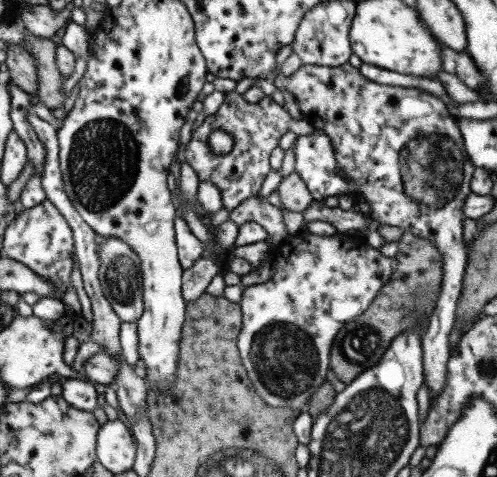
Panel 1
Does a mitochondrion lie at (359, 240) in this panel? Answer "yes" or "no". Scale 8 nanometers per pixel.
no

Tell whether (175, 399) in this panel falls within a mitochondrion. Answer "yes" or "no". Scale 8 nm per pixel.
no

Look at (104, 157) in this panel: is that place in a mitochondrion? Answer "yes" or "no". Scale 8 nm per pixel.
yes

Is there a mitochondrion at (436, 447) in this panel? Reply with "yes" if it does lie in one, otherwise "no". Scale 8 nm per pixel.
no

